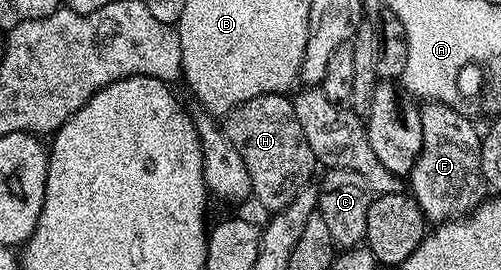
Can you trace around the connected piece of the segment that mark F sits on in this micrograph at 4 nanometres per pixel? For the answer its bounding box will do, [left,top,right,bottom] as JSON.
[409,102,485,222]

